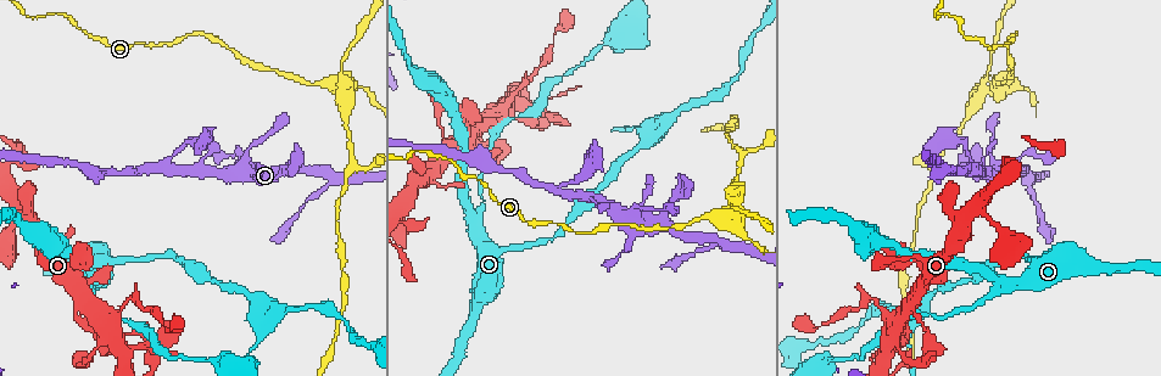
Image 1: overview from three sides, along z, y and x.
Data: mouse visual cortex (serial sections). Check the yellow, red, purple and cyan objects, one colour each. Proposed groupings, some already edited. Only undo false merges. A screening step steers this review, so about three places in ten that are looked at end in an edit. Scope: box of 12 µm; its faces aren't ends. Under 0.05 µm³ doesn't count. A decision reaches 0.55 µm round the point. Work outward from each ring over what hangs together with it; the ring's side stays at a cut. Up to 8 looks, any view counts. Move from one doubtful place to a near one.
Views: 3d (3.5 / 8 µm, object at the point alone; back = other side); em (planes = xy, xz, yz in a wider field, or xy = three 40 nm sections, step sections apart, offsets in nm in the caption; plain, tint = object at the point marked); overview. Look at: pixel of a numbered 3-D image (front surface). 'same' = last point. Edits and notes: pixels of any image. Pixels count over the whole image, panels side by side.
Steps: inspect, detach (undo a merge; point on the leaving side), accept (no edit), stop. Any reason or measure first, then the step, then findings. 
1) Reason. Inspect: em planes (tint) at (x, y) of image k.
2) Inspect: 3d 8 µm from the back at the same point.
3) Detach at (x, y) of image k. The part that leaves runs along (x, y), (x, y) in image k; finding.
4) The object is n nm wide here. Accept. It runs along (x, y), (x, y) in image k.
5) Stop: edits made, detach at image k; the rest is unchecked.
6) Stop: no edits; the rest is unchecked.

Narrows sharply. Inspect: 3d 3.5 µm at (417, 151) of image 1.

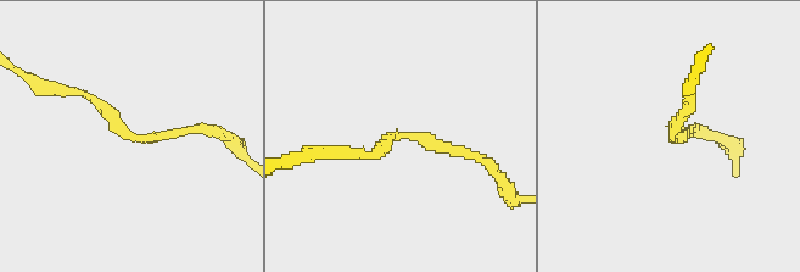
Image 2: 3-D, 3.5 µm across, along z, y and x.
Shape alone is not enough. Inspect: em xy step 2 (tint) at (673, 139) of image 2.

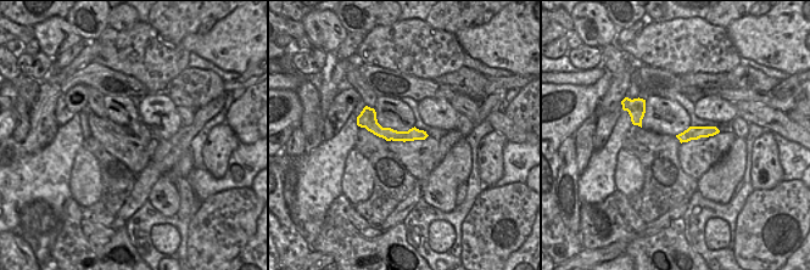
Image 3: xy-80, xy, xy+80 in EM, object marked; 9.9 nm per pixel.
The arms are 150, 150 nm wide. Accept. It runs along (359, 119), (384, 133), (423, 135) in image 3; continuous, no second cell.

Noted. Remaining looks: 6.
Sudden change in width. Inspect: 3d 3.5 µm at (632, 239) of image 1.

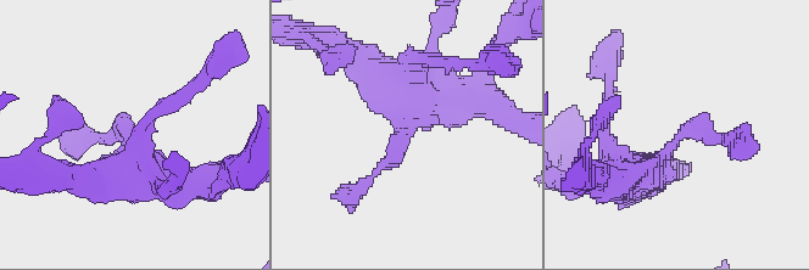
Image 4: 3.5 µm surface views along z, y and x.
Inspect: em xy step 3 (tint) at (680, 137) of image 4.

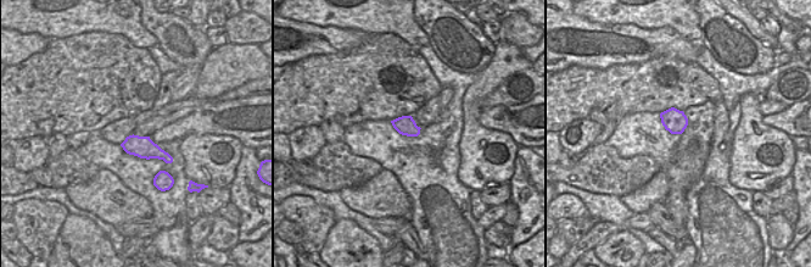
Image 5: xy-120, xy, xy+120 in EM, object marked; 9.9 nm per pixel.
Accept. It runs along (448, 97), (425, 97), (391, 161), (355, 191) in image 4; continuous, no second cell.

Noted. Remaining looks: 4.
Sharp bend. Inspect: 3d 3.5 µm at (124, 305) of image 1.

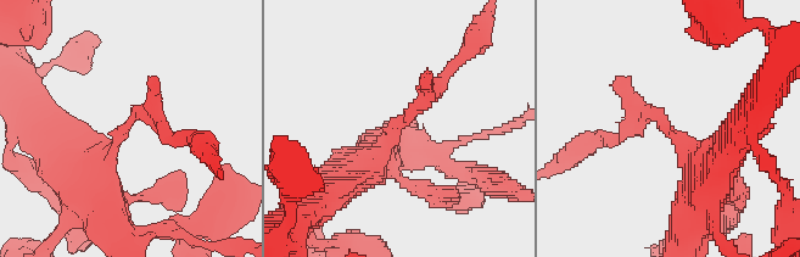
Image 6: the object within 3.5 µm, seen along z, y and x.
The arms are 200, 500 nm wide. Inspect: em xy step 3 (tint) at (393, 130) of image 6.

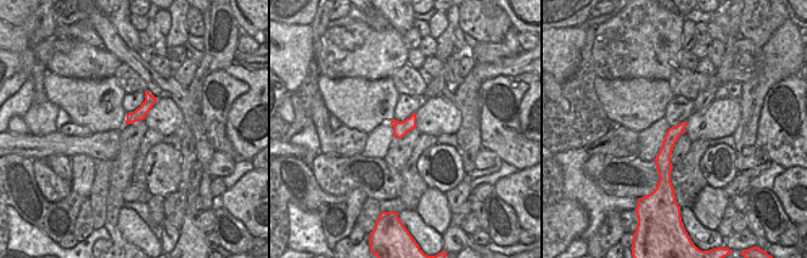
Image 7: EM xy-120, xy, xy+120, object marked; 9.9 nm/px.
Inspect: em xy step 1 (tint) at the same point.

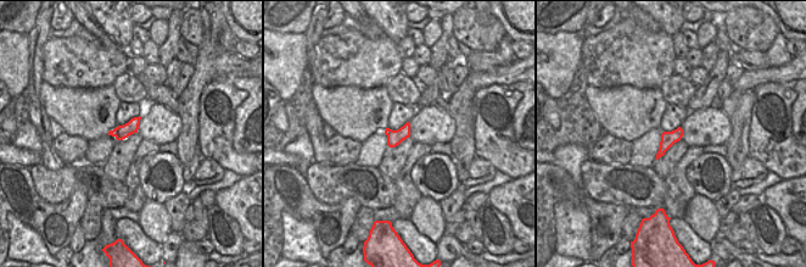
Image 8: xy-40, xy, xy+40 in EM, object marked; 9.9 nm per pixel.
Detach at (645, 113) of image 6. The part that leaves runs along (676, 138), (654, 116), (598, 138) in image 6; a second cell is stuck on.

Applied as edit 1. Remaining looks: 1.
Stop: edits made, detach at image 6; the rest is unchecked.

